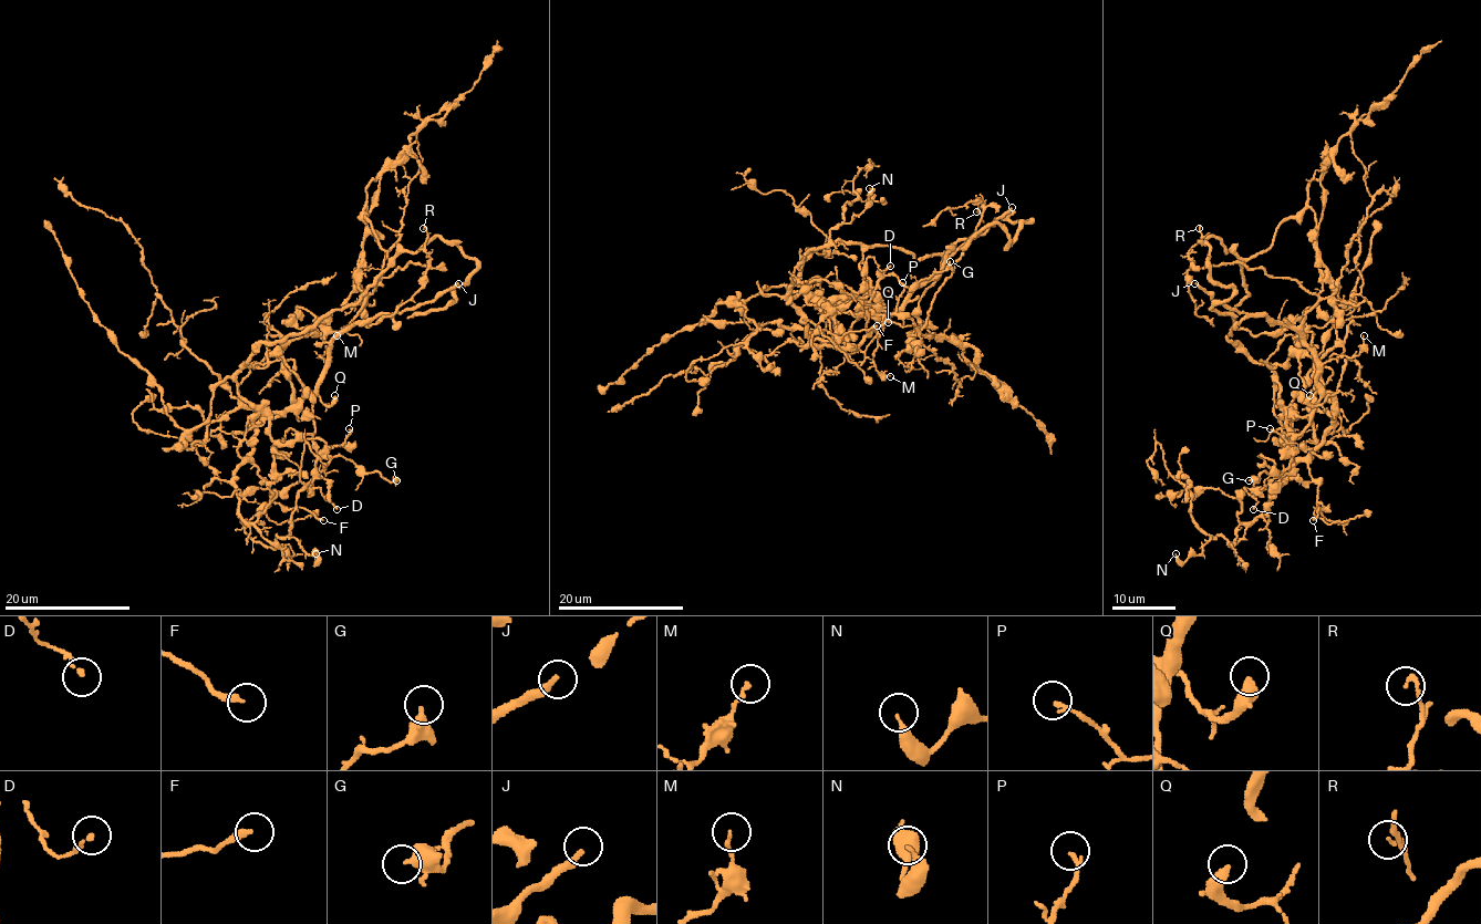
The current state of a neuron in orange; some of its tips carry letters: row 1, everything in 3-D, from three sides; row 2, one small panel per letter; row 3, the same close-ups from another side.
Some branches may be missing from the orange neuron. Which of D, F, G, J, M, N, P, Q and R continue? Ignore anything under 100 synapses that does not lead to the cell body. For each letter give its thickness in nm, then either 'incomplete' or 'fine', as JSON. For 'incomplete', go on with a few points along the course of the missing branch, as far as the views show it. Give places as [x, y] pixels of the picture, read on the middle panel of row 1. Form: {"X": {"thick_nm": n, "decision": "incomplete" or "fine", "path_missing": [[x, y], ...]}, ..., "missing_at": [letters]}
{"D": {"thick_nm": 140, "decision": "fine"}, "F": {"thick_nm": 280, "decision": "fine"}, "G": {"thick_nm": 300, "decision": "fine"}, "J": {"thick_nm": 260, "decision": "incomplete"}, "M": {"thick_nm": 130, "decision": "fine"}, "N": {"thick_nm": 260, "decision": "fine"}, "P": {"thick_nm": 150, "decision": "fine"}, "Q": {"thick_nm": 440, "decision": "fine"}, "R": {"thick_nm": 120, "decision": "fine"}, "missing_at": ["J"]}

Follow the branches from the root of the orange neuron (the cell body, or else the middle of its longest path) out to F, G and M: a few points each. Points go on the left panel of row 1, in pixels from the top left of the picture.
F: (321, 383), (256, 427), (251, 462), (275, 502), (288, 509), (304, 508), (323, 520)
G: (321, 383), (312, 402), (316, 466), (321, 471), (333, 457), (343, 456), (366, 473), (377, 471), (396, 480)
M: (321, 383), (325, 364), (319, 356), (327, 351), (337, 335)

